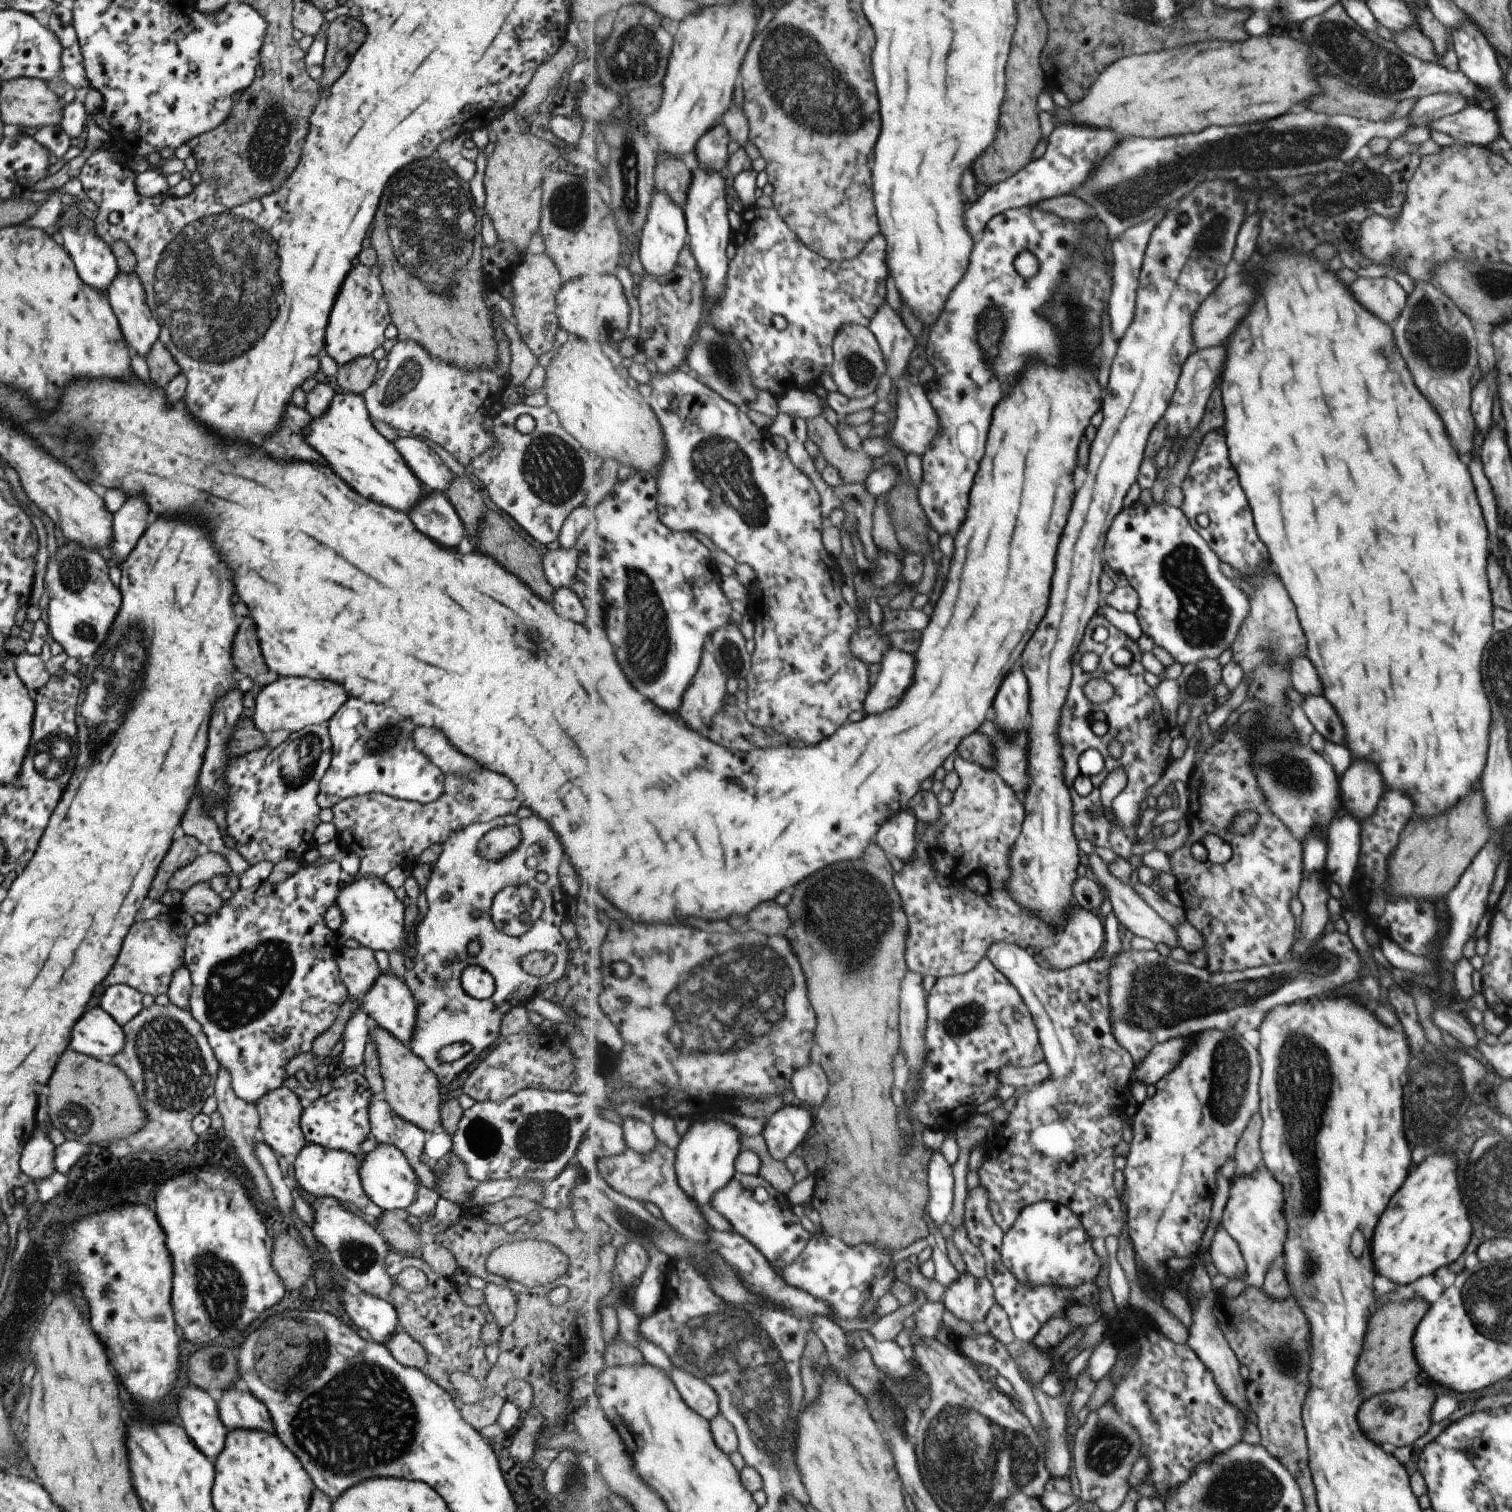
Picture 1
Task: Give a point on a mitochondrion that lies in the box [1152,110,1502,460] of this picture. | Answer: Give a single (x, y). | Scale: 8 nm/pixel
(1441, 352)

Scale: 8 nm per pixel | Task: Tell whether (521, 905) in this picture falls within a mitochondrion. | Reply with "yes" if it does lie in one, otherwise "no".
yes

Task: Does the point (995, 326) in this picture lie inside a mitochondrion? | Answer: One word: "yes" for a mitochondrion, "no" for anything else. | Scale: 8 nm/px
yes

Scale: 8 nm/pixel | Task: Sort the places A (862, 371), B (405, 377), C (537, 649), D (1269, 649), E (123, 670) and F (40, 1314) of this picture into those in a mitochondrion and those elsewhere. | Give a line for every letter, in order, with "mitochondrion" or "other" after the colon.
A: mitochondrion
B: mitochondrion
C: mitochondrion
D: mitochondrion
E: mitochondrion
F: other

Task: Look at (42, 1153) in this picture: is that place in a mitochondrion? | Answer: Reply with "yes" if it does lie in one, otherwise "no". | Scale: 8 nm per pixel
no

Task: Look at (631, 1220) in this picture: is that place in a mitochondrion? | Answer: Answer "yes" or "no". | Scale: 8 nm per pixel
yes

